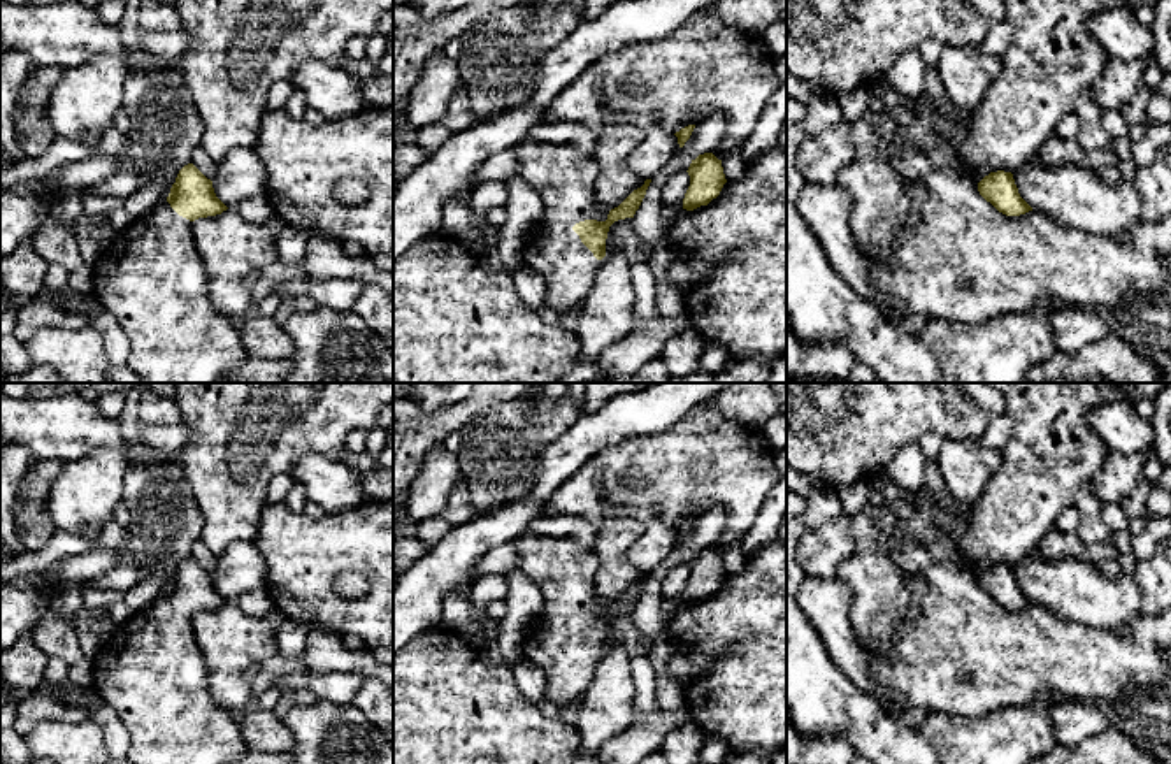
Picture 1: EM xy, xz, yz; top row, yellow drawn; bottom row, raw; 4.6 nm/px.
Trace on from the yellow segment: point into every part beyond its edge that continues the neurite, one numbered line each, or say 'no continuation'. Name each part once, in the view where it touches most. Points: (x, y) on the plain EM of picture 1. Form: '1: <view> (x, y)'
1: xz (564, 569)

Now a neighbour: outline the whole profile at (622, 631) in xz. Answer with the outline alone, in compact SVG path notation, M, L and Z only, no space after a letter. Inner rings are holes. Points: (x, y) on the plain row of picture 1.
M634 611L618 613L609 620L606 648L620 645L632 659L646 652L646 641L634 625Z

